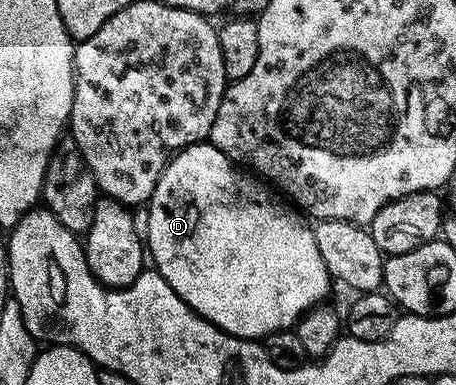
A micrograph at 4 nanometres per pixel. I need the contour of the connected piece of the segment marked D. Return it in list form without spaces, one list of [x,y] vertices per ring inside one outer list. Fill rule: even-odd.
[[[203,141],[183,147],[167,163],[148,204],[148,233],[144,236],[144,243],[148,248],[153,270],[162,275],[164,281],[168,281],[168,285],[172,285],[174,292],[193,311],[203,315],[210,323],[215,323],[221,331],[226,331],[230,335],[236,335],[247,341],[258,341],[263,337],[273,335],[274,332],[285,332],[287,329],[293,328],[305,311],[318,306],[327,298],[326,294],[330,291],[332,278],[325,267],[324,258],[320,255],[314,230],[315,228],[308,222],[307,216],[297,206],[287,202],[277,190],[271,189],[261,178],[255,177],[249,170],[243,169],[239,164],[230,160],[224,152],[216,149],[213,143]]]

